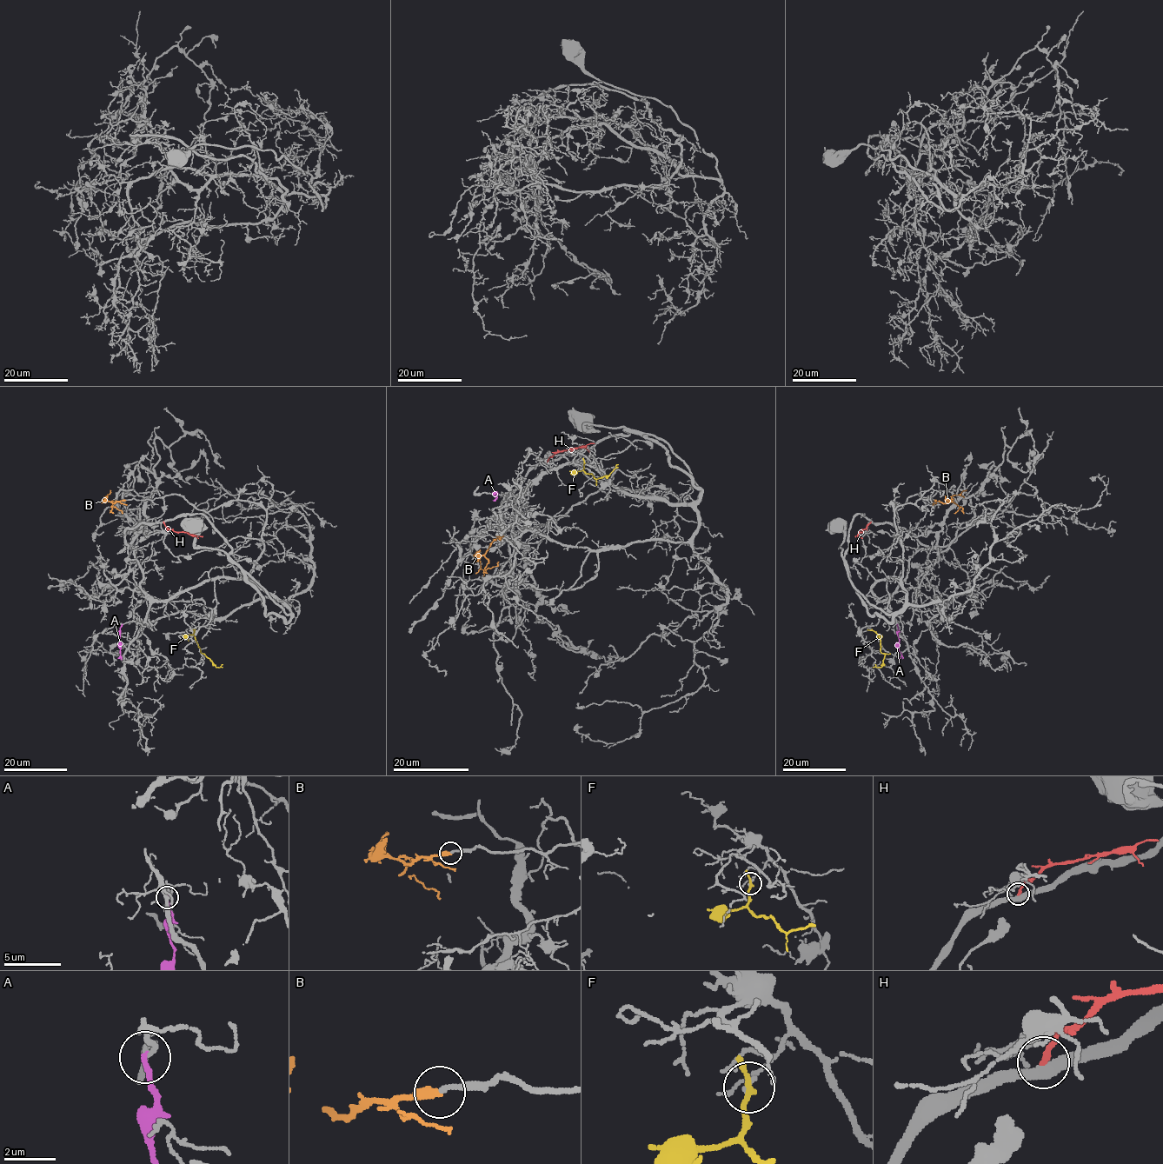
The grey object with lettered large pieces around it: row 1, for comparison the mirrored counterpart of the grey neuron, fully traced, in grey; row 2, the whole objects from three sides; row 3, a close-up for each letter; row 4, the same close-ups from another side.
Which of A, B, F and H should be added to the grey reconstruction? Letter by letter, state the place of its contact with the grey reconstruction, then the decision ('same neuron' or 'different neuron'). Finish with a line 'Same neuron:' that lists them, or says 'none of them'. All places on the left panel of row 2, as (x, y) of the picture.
A: contact (122, 624); different neuron
B: contact (125, 500); same neuron
F: contact (194, 629); different neuron
H: contact (163, 522); different neuron
Same neuron: B

